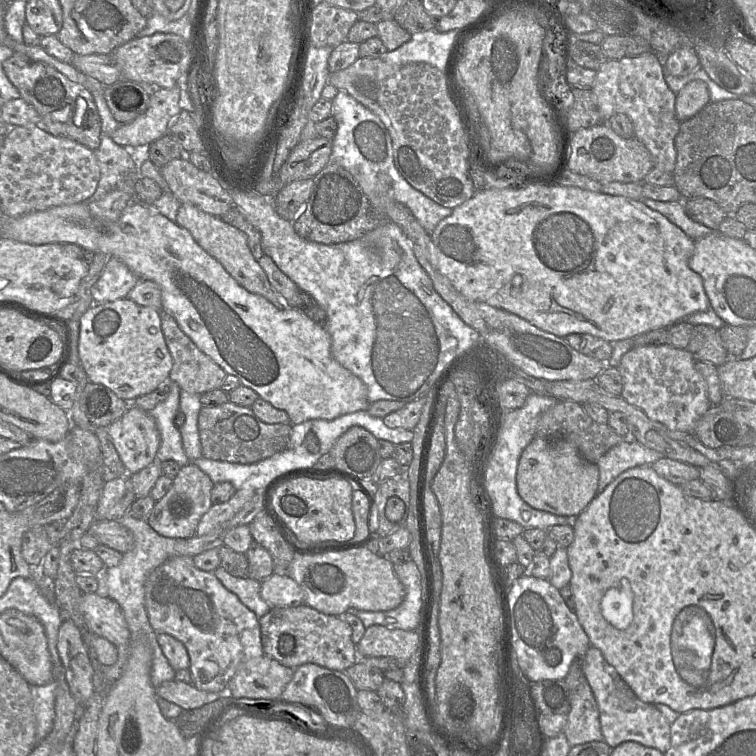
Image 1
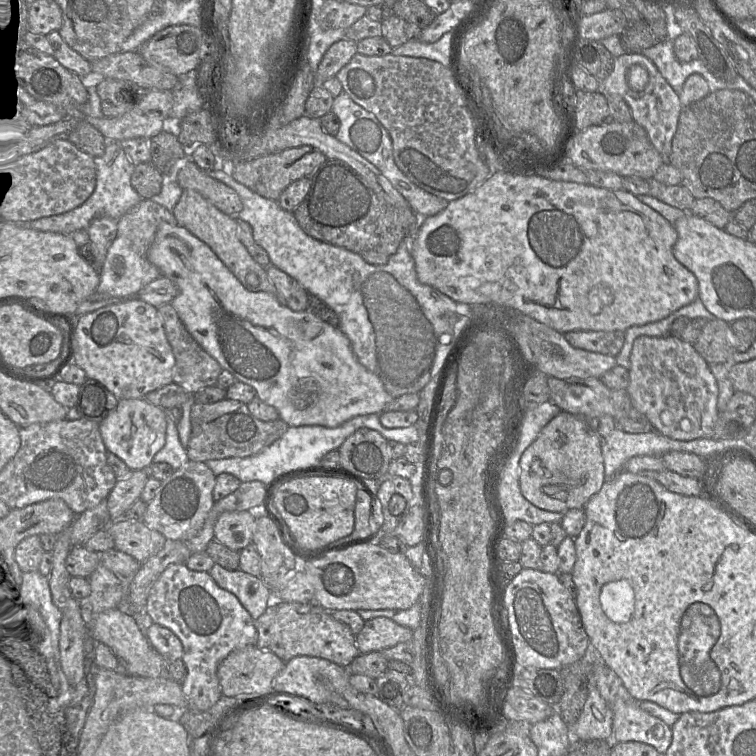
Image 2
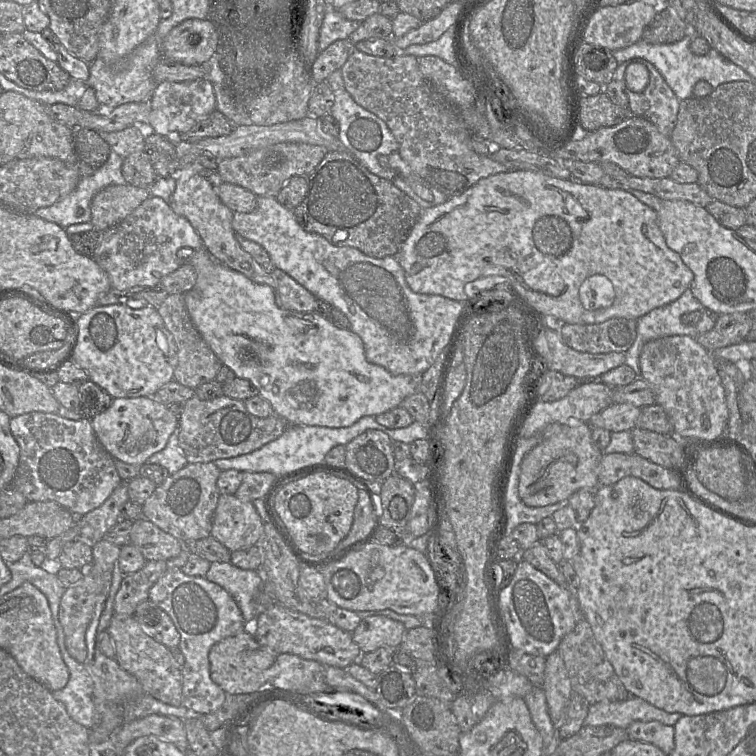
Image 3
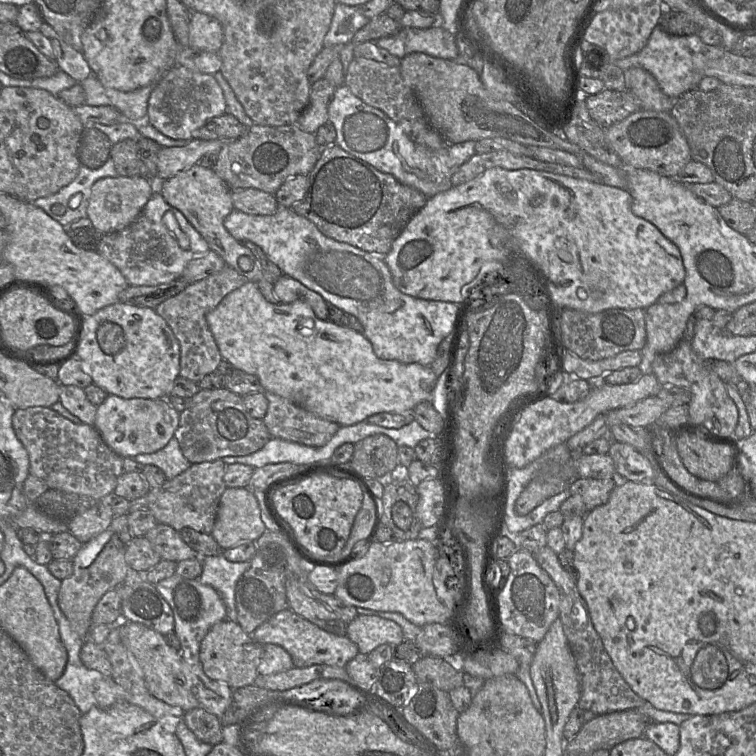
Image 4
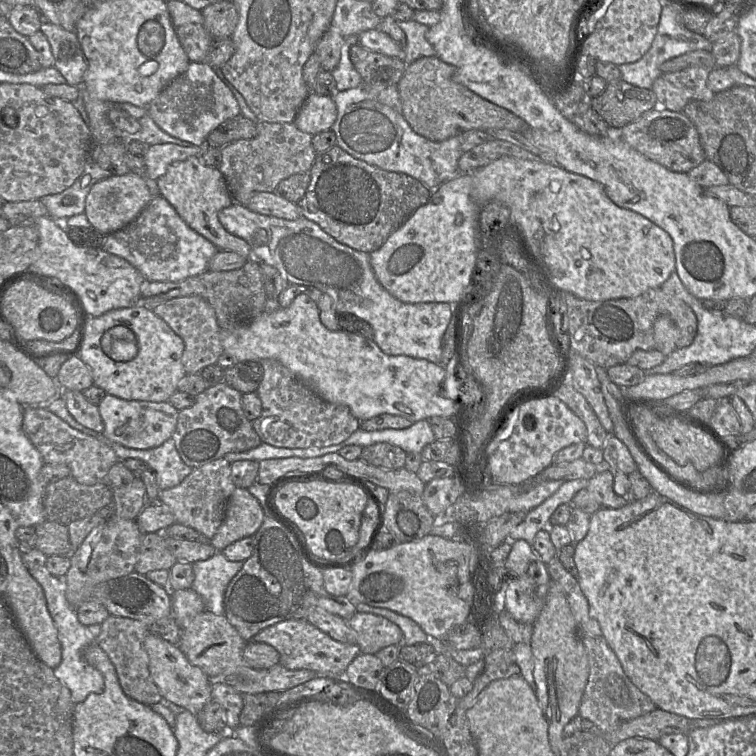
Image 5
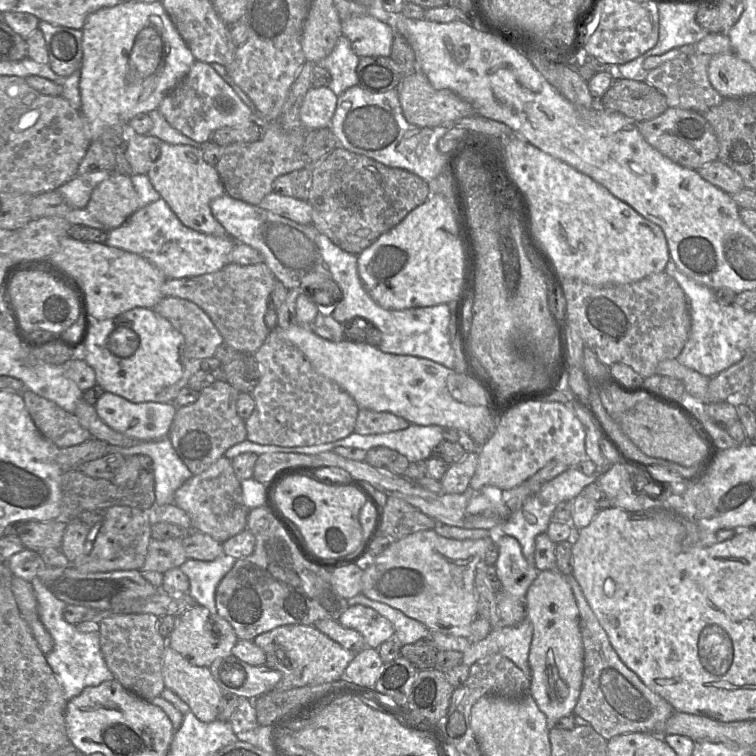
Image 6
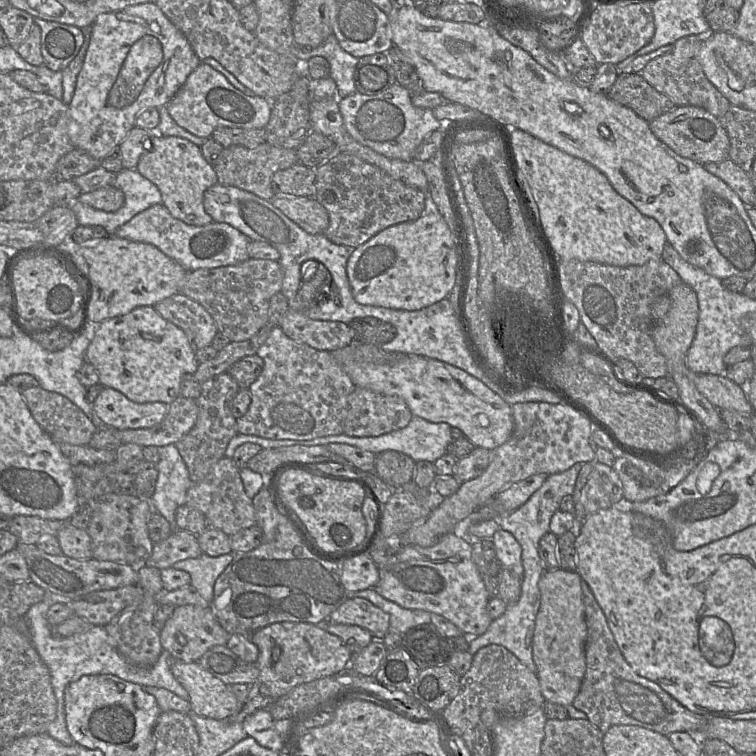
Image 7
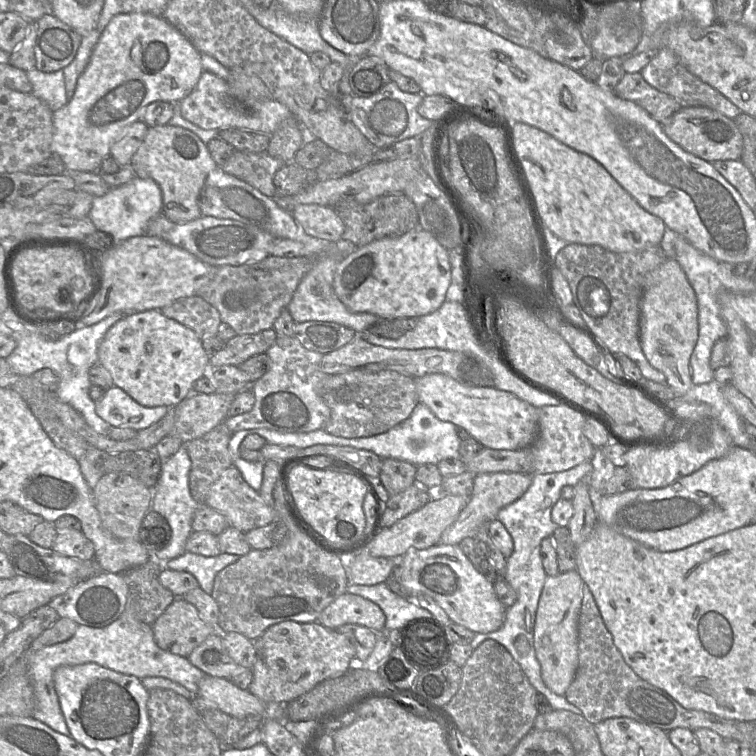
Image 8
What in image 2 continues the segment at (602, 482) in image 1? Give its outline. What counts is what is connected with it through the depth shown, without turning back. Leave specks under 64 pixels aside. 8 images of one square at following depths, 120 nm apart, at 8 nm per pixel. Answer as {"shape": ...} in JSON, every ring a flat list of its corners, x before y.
{"shape":[[616,428,602,439,605,481,623,470,626,462,635,456,661,457,665,453,679,450,679,440,664,436,656,431,627,433]]}

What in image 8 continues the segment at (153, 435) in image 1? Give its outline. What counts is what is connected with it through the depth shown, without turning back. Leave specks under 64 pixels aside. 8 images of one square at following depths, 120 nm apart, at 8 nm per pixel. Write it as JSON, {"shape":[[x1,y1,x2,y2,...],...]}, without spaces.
{"shape":[[112,386,96,402,96,413,111,427,131,428,136,431,146,429,162,419,167,406,144,407,123,389]]}

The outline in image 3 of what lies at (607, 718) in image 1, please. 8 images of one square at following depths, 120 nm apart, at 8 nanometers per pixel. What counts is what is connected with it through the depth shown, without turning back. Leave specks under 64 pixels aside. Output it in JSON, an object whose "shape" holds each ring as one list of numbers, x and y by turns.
{"shape":[[635,721,626,729,629,739,651,743,670,755,675,746,674,726,659,721]]}

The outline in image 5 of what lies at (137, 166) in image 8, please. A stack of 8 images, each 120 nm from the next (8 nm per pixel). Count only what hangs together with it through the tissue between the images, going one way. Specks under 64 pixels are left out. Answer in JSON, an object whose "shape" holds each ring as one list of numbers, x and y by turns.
{"shape":[[192,156,171,164,156,183,160,195,173,206,185,223,212,242,218,250,233,251,247,260,253,258,247,242,229,233,219,222,218,212,229,207,234,200,218,168,206,166,199,156]]}

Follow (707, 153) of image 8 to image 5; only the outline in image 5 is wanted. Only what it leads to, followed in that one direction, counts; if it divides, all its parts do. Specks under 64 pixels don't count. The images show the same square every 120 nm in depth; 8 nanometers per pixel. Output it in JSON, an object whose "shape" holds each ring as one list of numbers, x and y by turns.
{"shape":[[657,107,617,130,618,136,648,159,674,172,688,173,705,159,699,134,692,121,683,113]]}

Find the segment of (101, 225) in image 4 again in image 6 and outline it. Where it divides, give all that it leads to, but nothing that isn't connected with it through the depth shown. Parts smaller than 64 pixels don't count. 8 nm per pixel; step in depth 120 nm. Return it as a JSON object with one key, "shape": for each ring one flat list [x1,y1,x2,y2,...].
{"shape":[[112,172,93,189,85,209,108,230,121,226,139,209,130,176]]}

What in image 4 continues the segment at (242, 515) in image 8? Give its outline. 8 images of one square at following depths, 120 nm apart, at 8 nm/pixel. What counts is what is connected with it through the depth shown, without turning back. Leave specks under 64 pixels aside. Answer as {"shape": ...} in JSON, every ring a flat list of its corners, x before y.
{"shape":[[214,461,191,464,190,467,171,480,166,480,160,487,150,489,142,501,159,524,165,524,176,531,191,528,197,532,211,534,220,498,226,489,223,477,226,464]]}

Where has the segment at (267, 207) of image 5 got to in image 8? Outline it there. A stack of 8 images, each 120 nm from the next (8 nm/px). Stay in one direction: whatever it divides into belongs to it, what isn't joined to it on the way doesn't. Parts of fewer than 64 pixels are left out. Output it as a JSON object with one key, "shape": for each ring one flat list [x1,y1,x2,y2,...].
{"shape":[[300,204,292,216,310,236,338,242,344,233,344,223,333,207,317,204]]}

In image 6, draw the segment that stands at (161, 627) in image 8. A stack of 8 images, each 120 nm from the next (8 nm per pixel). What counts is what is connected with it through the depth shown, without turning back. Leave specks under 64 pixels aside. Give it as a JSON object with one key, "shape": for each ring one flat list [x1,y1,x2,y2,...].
{"shape":[[193,605,176,616,175,626,166,643,183,658,195,666,209,666,218,657,232,654,239,640,228,621,201,605]]}

